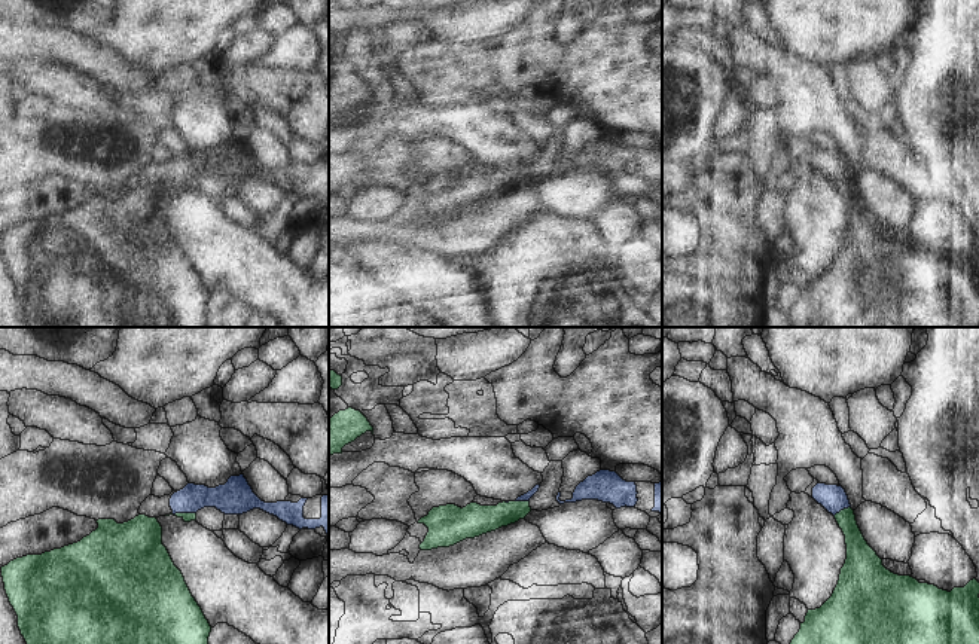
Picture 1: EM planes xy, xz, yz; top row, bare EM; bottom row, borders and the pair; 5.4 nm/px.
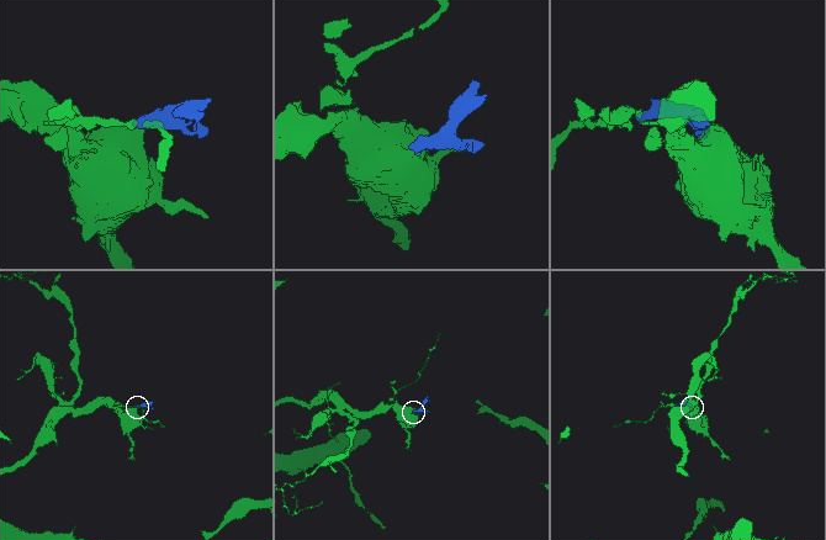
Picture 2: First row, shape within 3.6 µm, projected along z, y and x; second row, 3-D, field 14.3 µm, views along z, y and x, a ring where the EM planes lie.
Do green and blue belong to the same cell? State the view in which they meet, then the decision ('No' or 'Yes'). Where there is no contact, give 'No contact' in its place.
Touches green in xy. Yes.

